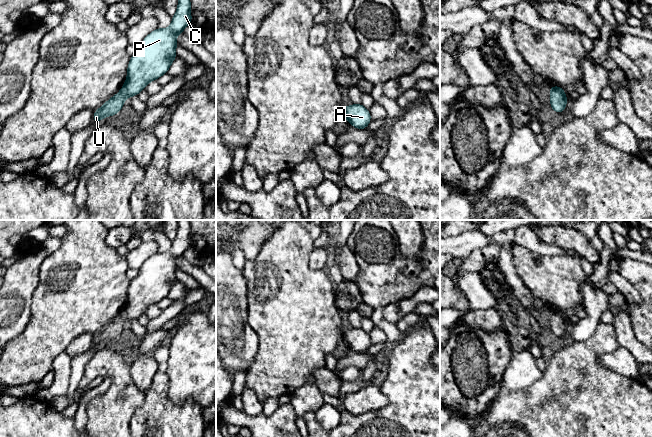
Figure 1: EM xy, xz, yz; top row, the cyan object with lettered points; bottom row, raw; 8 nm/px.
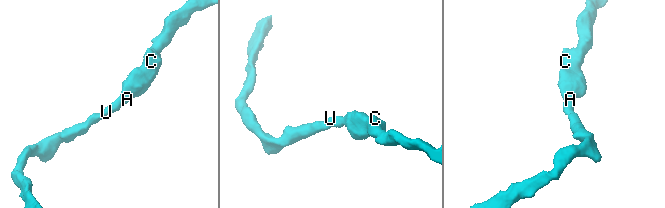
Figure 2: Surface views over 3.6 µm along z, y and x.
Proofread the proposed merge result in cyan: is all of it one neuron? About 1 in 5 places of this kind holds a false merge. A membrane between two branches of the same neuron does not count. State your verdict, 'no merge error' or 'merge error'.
no merge error

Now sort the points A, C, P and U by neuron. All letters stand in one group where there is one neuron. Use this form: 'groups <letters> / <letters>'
groups A C P U

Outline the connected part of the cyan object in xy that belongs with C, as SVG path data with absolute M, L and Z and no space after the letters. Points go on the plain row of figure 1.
M178 220L178 230L175 239L172 241L171 249L168 252L157 252L148 258L139 269L139 274L131 280L127 292L127 302L121 314L106 325L99 333L95 334L93 347L101 346L105 341L116 339L124 330L128 321L137 320L153 304L168 297L172 286L176 283L176 260L183 258L185 251L192 246L191 225L189 220Z

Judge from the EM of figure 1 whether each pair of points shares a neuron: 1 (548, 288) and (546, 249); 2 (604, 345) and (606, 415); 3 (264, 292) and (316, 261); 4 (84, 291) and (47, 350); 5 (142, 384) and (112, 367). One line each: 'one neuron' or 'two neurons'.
1: two neurons
2: one neuron
3: two neurons
4: one neuron
5: two neurons

